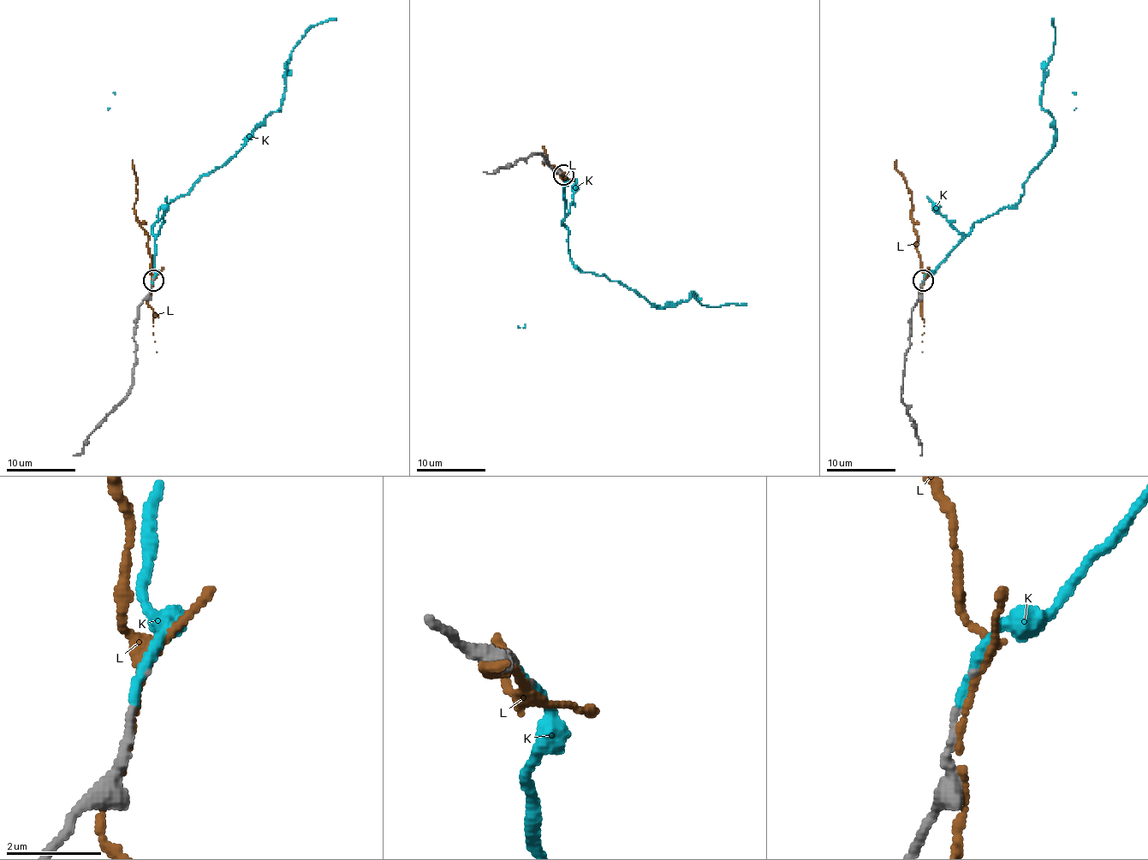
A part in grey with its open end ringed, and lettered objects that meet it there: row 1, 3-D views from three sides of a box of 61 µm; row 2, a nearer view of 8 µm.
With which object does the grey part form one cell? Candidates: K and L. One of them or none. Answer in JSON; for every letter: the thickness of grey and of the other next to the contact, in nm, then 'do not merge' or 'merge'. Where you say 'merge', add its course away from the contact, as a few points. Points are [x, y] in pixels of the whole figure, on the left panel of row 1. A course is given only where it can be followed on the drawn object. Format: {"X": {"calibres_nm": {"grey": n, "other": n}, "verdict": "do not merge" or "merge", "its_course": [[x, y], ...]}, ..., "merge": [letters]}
{"K": {"calibres_nm": {"grey": 70, "other": 240}, "verdict": "merge", "its_course": [[152, 279], [152, 225], [162, 206], [225, 163], [281, 106], [293, 47], [310, 28], [336, 18]]}, "L": {"calibres_nm": {"grey": 70, "other": 240}, "verdict": "do not merge"}, "merge": ["K"]}

